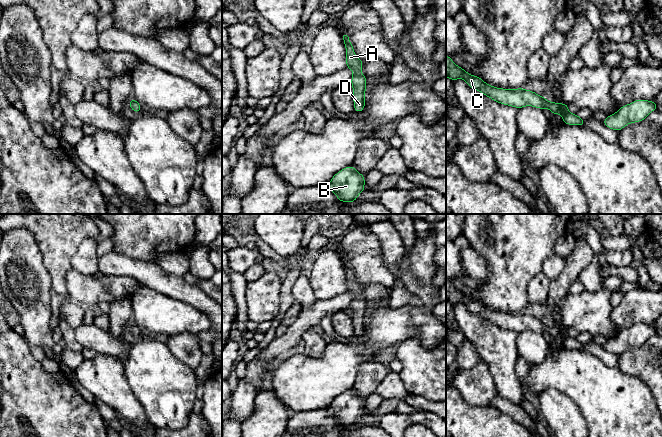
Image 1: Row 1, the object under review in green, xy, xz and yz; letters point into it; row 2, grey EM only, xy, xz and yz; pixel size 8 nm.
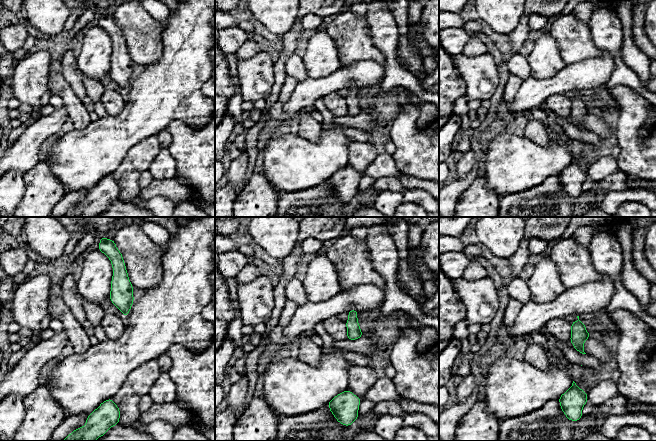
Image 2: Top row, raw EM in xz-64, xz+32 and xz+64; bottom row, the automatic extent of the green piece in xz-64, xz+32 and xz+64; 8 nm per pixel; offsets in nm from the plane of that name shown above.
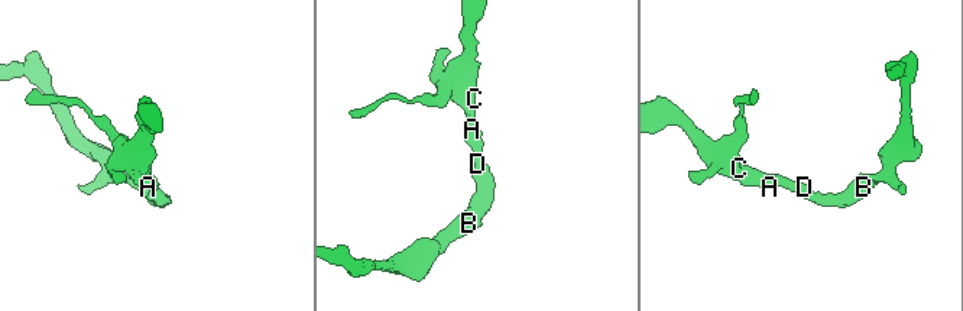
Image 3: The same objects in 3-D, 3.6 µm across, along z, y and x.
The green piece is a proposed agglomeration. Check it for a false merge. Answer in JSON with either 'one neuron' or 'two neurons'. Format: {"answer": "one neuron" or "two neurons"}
{"answer": "one neuron"}

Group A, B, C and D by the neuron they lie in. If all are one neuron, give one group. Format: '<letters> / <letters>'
A B C D

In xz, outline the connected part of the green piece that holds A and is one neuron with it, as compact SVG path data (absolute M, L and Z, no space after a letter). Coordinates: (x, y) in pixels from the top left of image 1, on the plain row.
M347 256L343 257L342 262L346 271L346 291L353 295L351 309L353 311L354 336L363 336L366 326L364 317L367 309L366 301L361 296L363 284L356 281Z

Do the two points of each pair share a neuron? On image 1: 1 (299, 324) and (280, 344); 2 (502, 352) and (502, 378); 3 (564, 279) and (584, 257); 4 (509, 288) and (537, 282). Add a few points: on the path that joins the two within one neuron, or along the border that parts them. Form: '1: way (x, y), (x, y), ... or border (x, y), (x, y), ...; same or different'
1: way (296, 329), (285, 340); same
2: way (501, 358), (501, 372); same
3: way (569, 274), (579, 262); same
4: border (541, 270), (528, 284), (529, 303); different

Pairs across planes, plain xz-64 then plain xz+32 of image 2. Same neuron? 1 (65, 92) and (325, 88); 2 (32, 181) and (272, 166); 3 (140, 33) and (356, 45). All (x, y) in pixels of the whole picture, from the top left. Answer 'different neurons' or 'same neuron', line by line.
1: different neurons
2: different neurons
3: same neuron

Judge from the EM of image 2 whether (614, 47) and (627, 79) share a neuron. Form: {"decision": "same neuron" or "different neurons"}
{"decision": "same neuron"}

